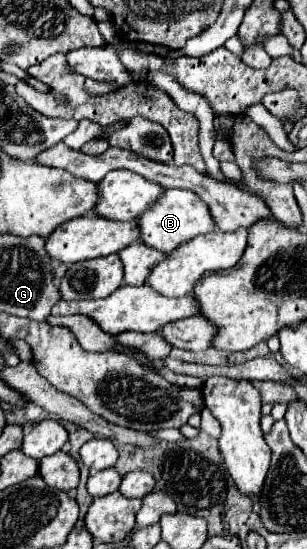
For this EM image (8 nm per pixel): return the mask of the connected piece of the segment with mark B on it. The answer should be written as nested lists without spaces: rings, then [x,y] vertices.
[[[166,189],[162,199],[150,211],[146,211],[142,219],[138,219],[138,225],[140,225],[142,241],[166,253],[172,253],[180,245],[194,239],[196,235],[210,233],[216,229],[216,221],[210,215],[210,209],[206,207],[206,203],[198,195],[194,195],[194,191],[182,191],[182,189]]]

